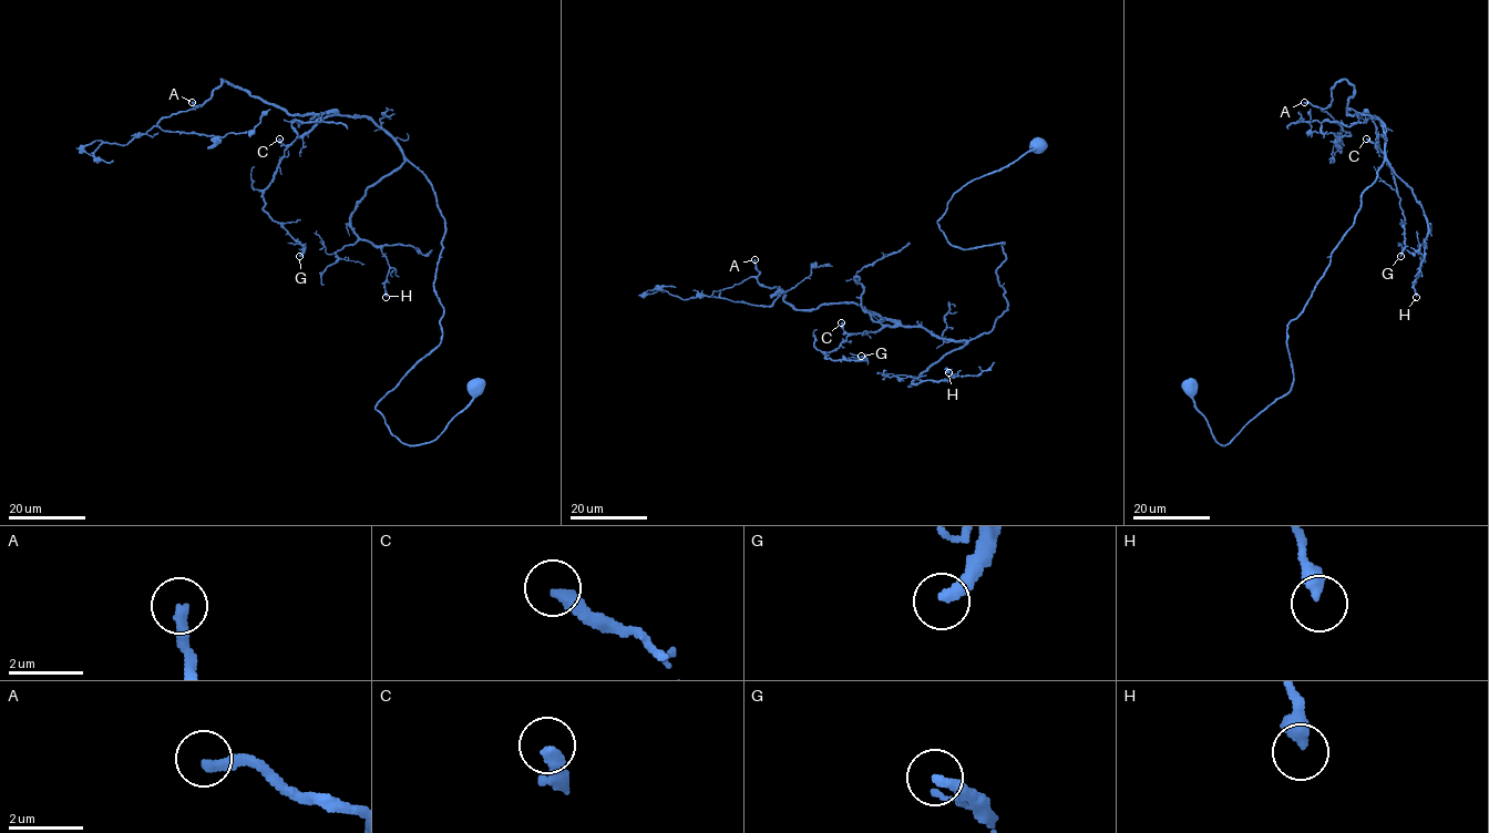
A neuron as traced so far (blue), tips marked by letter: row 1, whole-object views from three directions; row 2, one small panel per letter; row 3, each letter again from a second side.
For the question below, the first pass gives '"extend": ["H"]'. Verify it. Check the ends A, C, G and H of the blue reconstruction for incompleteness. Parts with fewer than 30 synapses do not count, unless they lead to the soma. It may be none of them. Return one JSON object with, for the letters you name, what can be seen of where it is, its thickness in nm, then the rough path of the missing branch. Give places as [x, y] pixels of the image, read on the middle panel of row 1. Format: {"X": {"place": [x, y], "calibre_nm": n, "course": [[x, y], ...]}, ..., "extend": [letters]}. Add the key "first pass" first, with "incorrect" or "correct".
{"first pass": "incorrect", "A": {"place": [755, 259], "calibre_nm": 320, "course": [[755, 259], [822, 245], [837, 229], [831, 201], [863, 167], [868, 126], [879, 90], [862, 88], [856, 96]]}, "extend": ["A"]}

